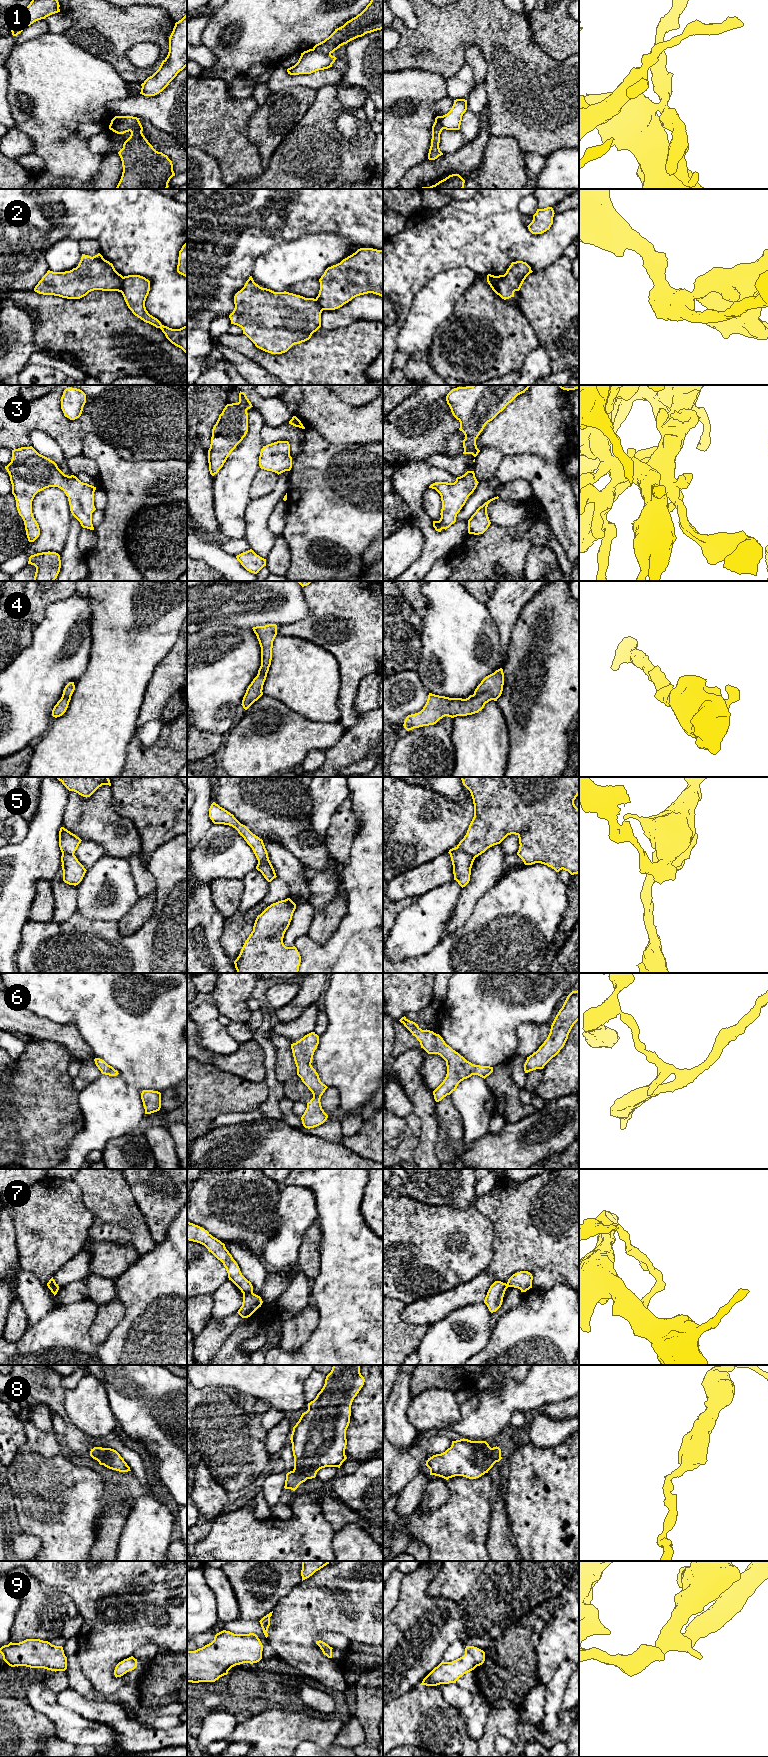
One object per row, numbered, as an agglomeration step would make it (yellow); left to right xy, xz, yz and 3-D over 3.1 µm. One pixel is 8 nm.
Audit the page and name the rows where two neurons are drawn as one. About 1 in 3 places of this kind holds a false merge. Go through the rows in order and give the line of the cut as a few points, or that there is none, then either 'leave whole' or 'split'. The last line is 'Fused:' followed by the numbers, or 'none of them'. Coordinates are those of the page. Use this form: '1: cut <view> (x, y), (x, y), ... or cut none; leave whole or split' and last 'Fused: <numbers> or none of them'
1: cut xz (313, 48), (322, 53), (330, 54); split
2: cut yz (495, 276), (500, 295); split
3: cut none; leave whole
4: cut none; leave whole
5: cut yz (456, 847), (469, 853), (474, 858); split
6: cut none; leave whole
7: cut xz (252, 1291), (243, 1293); split
8: cut none; leave whole
9: cut none; leave whole
Fused: 1, 2, 5, 7

